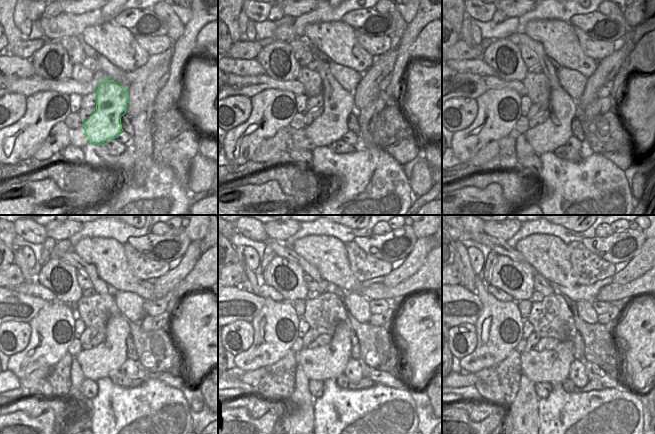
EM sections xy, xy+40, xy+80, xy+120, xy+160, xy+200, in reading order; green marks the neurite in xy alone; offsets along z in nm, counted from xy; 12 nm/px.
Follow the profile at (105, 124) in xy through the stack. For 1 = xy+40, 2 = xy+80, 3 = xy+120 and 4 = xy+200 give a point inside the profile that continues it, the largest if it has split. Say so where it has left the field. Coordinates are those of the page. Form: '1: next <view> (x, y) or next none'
1: next xy+40 (331, 125)
2: next xy+80 (546, 137)
3: next xy+120 (96, 363)
4: next xy+200 (553, 366)

